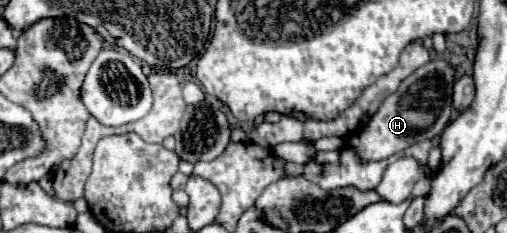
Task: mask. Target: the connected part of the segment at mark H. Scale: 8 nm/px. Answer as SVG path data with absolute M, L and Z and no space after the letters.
M430 59L426 65L418 67L402 85L386 97L378 113L348 141L350 147L364 161L380 161L390 155L418 143L424 139L434 139L450 121L452 111L452 85L456 81L456 69L444 59Z

